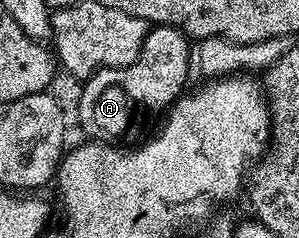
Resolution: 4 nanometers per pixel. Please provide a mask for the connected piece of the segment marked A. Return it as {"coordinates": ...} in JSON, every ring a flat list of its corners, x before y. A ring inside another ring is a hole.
{"coordinates":[[154,26,147,31,136,62,127,68,101,68,81,85,78,124,98,142,118,142,134,124,134,112,147,108,161,113,183,95,186,74,192,70,192,44,179,28]]}

